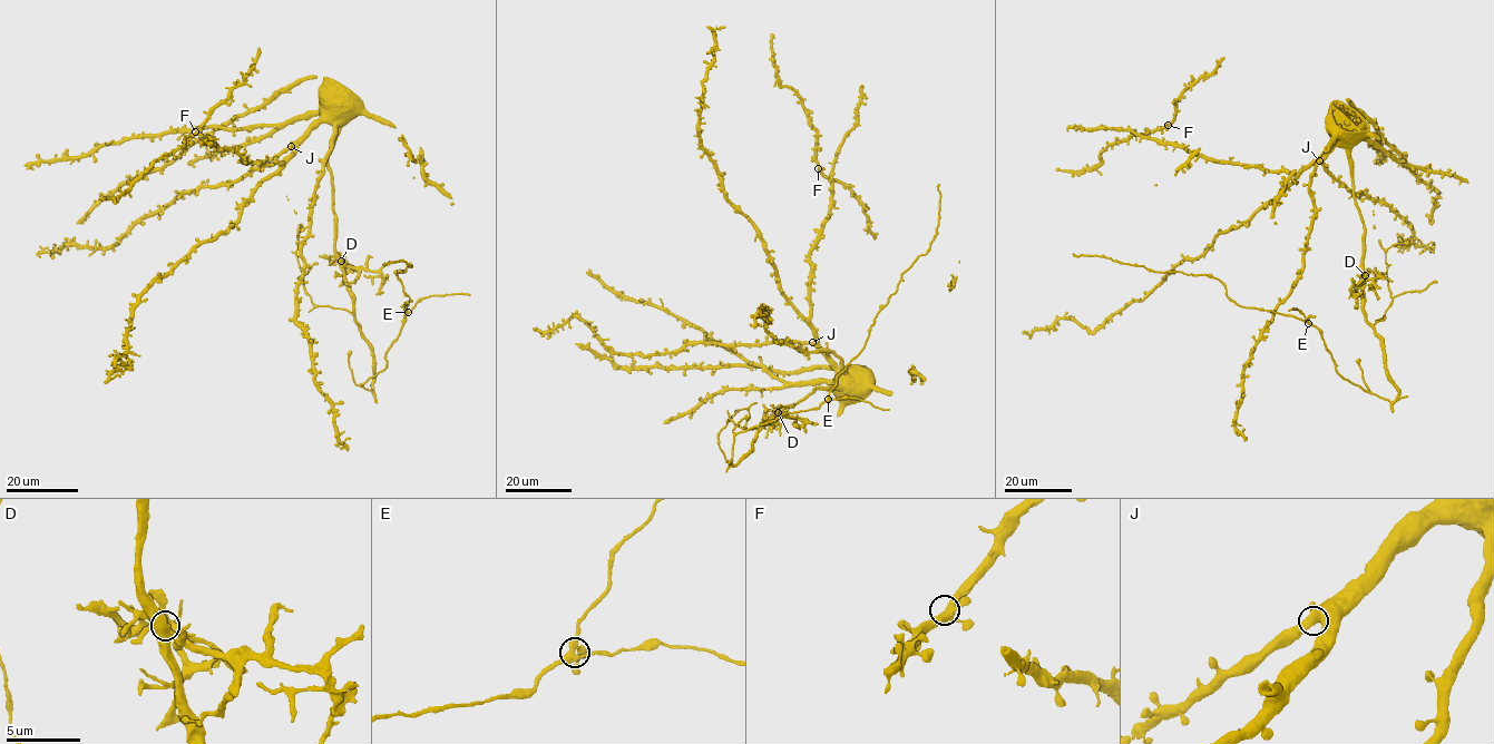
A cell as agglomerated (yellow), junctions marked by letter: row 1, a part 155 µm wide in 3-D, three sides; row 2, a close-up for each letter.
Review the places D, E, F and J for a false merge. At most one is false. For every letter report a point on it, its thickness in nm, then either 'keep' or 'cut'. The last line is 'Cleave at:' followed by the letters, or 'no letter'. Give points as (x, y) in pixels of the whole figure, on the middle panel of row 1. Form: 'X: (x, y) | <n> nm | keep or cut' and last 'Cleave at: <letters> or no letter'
D: (778, 412) | 500 nm | cut
E: (828, 399) | 400 nm | keep
F: (818, 168) | 420 nm | keep
J: (812, 342) | 480 nm | keep
Cleave at: D

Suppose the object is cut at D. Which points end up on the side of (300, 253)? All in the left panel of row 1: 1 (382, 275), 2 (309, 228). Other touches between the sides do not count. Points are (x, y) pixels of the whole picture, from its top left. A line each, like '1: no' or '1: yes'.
1: no
2: yes

